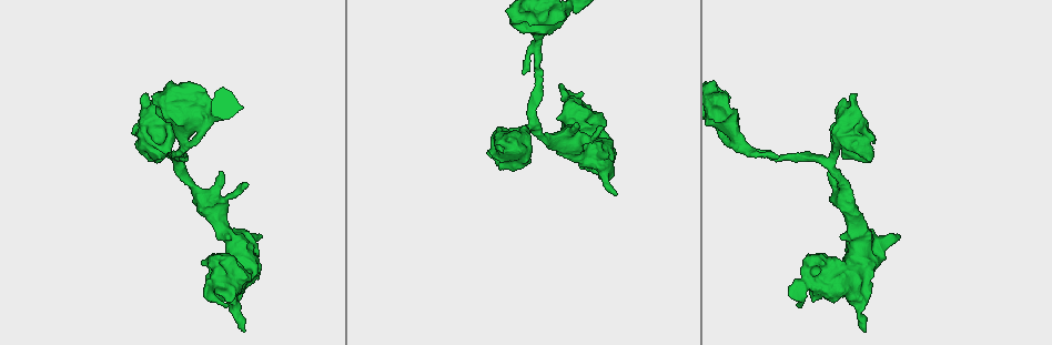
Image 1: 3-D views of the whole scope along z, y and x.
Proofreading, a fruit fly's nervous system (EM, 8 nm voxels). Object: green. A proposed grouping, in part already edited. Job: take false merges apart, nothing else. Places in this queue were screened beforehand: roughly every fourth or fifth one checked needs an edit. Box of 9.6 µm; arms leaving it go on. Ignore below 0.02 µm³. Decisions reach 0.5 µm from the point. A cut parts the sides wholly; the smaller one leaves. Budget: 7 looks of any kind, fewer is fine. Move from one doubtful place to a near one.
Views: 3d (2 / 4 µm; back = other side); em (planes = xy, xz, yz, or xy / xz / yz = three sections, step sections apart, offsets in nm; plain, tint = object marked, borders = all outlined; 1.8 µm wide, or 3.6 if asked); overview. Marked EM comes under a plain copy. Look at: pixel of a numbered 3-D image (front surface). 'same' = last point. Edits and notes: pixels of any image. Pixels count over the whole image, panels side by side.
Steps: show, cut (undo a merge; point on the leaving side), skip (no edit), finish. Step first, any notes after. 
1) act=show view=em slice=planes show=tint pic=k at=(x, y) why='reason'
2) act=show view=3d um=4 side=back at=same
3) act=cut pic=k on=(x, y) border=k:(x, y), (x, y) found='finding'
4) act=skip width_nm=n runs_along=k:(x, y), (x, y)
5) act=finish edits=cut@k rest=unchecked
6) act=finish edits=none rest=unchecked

act=show view=em um=3.6 slice=planes show=tint pic=1 at=(148, 111) why='calibre changes'

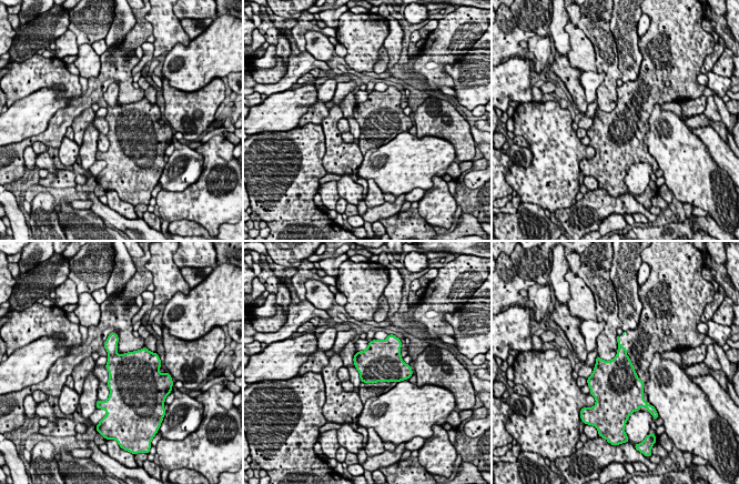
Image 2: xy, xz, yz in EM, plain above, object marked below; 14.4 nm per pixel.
act=skip found='continuous, no second neuron'

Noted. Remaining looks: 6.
act=show view=3d um=4 pic=1 at=(185, 136) why='calibre changes'

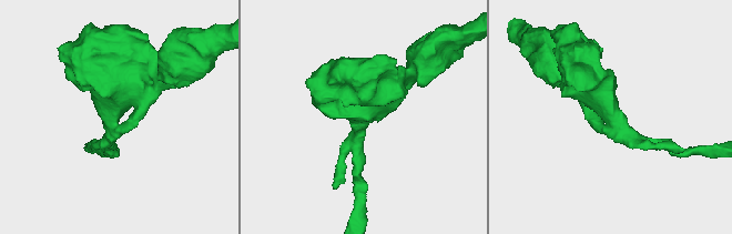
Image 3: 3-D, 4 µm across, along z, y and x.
act=show view=em um=3.6 slice=planes show=tint pic=3 at=(359, 121)

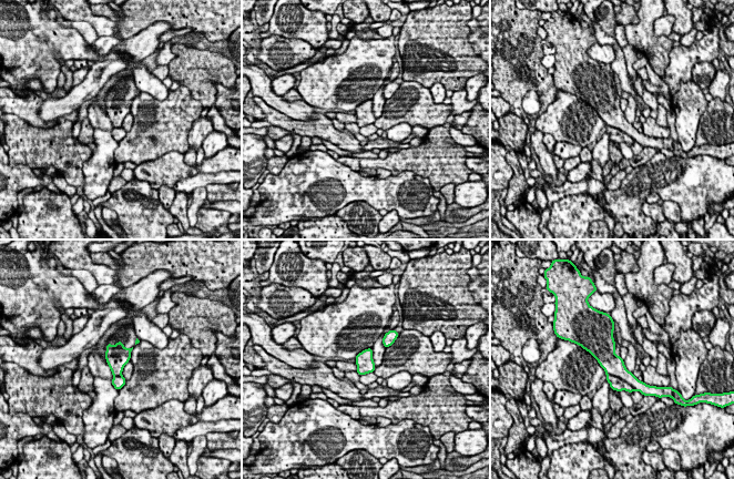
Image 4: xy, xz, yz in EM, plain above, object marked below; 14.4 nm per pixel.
act=cut pic=4 on=(617, 384) border=4:(607, 373), (620, 377), (635, 389) found='a second neuron is stuck on'

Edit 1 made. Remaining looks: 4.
act=show view=em um=3.6 slice=planes show=borders pic=1 at=(223, 281) why='sudden change in width'

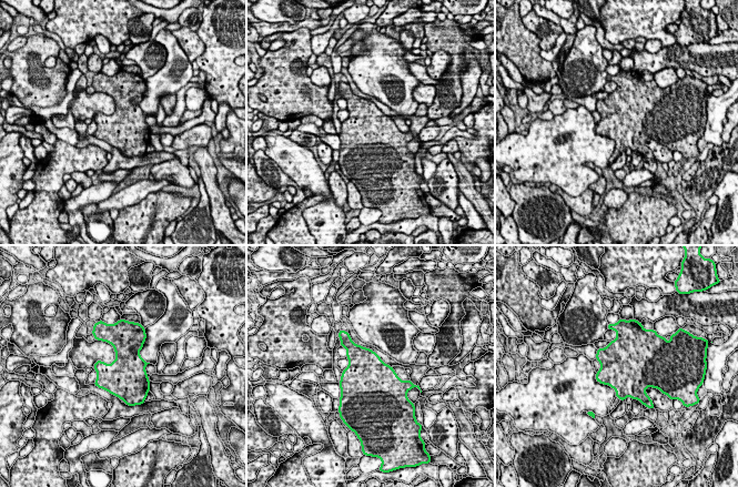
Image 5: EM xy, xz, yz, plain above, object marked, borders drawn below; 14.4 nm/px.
act=skip found='one neuron here'

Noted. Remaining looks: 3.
act=finish edits=cut@4 rest=unchecked

